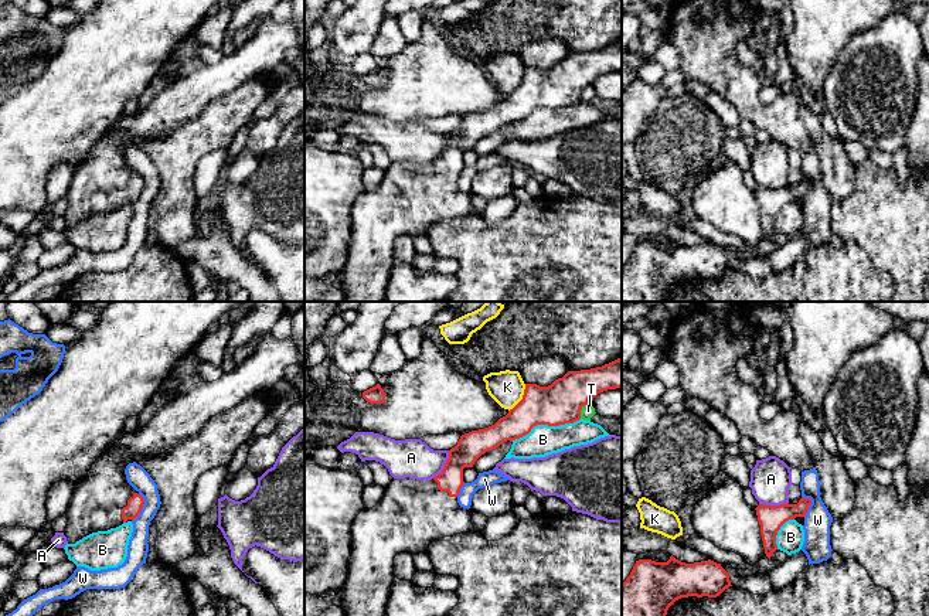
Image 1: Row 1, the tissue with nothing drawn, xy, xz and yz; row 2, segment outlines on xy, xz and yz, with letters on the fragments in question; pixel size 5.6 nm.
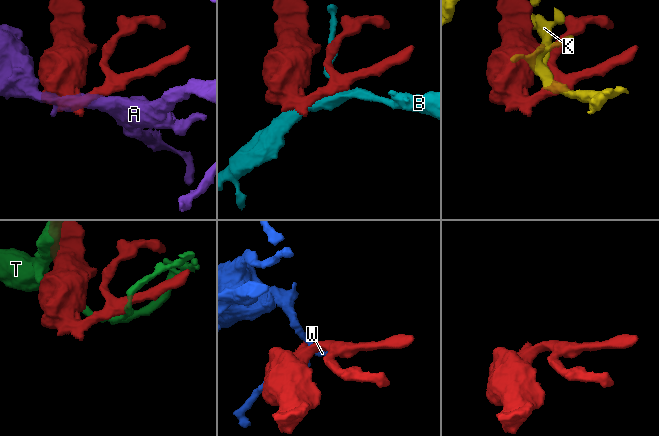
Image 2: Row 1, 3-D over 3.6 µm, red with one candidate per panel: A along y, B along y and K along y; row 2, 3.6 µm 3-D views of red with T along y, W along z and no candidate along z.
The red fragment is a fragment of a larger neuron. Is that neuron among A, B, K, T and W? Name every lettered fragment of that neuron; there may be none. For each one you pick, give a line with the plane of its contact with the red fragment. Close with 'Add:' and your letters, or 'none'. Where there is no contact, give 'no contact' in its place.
Add: none

